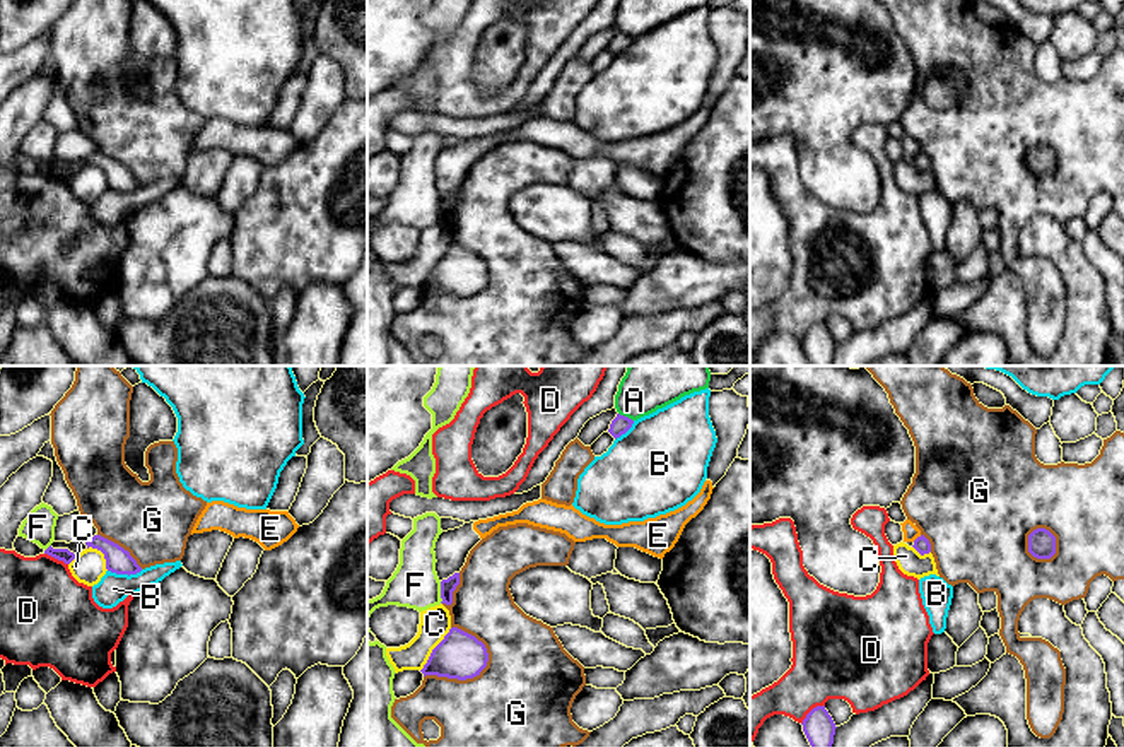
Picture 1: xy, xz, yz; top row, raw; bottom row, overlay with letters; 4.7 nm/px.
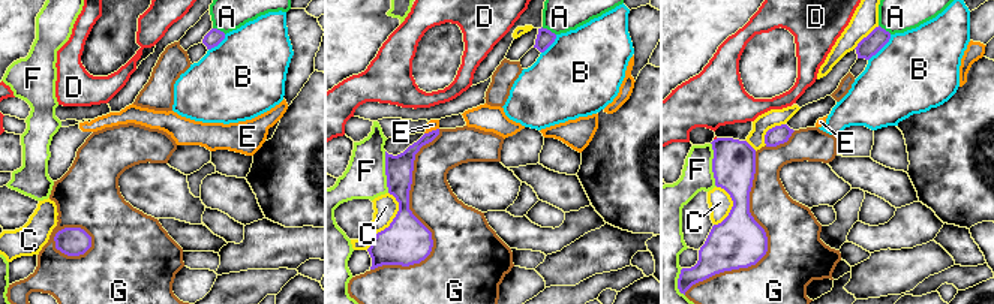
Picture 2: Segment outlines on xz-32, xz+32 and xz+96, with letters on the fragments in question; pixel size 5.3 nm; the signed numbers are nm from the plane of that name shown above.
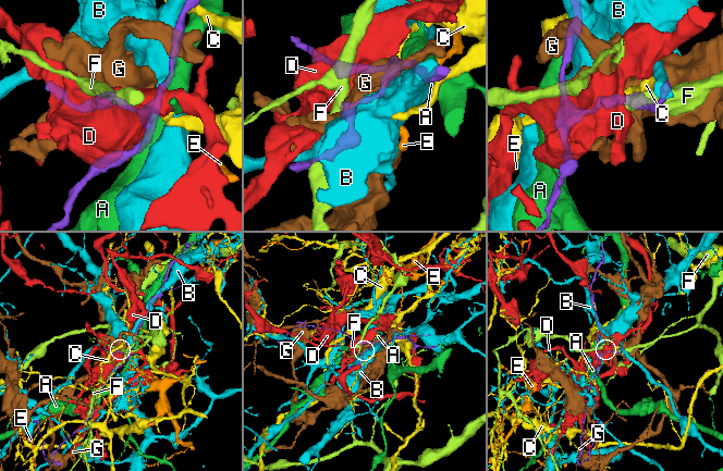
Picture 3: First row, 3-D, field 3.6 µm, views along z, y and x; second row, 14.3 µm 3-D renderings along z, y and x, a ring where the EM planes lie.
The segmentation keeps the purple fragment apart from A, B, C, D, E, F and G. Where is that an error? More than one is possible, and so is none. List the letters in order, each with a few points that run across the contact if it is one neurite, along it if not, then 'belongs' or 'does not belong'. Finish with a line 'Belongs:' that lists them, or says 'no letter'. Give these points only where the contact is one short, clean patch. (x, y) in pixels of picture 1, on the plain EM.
A: does not belong
B: does not belong
C: does not belong
D: does not belong
E: line yz (921, 152), (913, 158); does not belong
F: does not belong
G: does not belong
Belongs: no letter

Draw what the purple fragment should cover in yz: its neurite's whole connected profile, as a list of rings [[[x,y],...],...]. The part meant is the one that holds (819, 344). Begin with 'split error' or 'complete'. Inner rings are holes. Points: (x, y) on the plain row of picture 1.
complete; [[[825,323],[813,325],[801,342],[811,366],[832,366],[837,344]]]

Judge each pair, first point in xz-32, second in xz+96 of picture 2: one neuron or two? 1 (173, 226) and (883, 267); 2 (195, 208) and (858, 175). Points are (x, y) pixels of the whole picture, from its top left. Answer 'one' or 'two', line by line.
1: two
2: two

